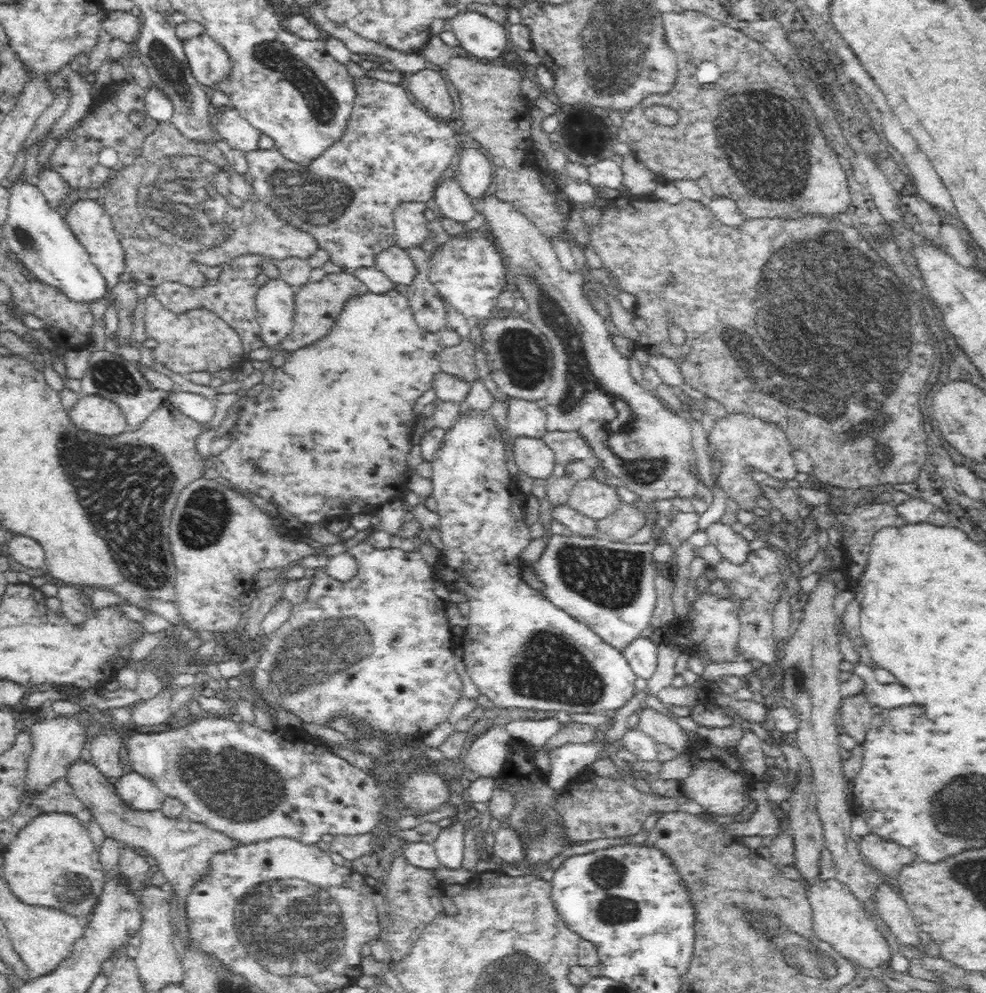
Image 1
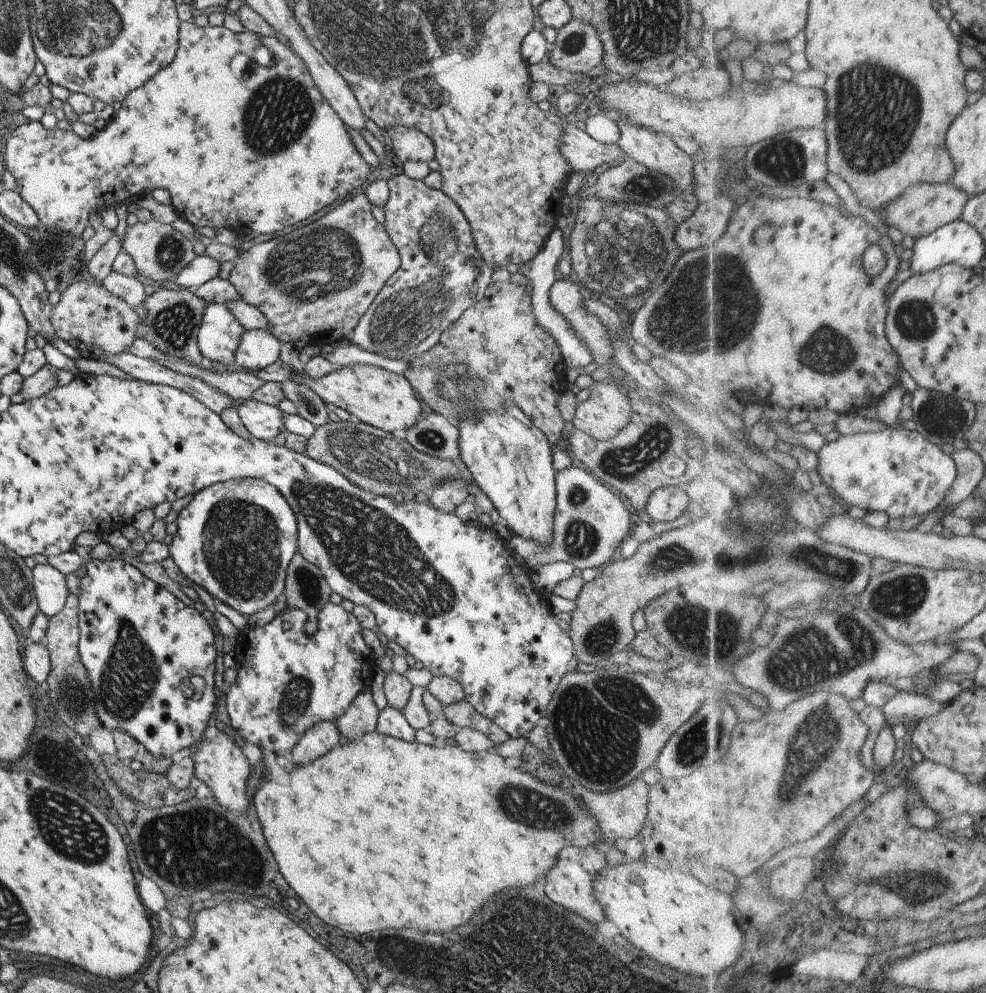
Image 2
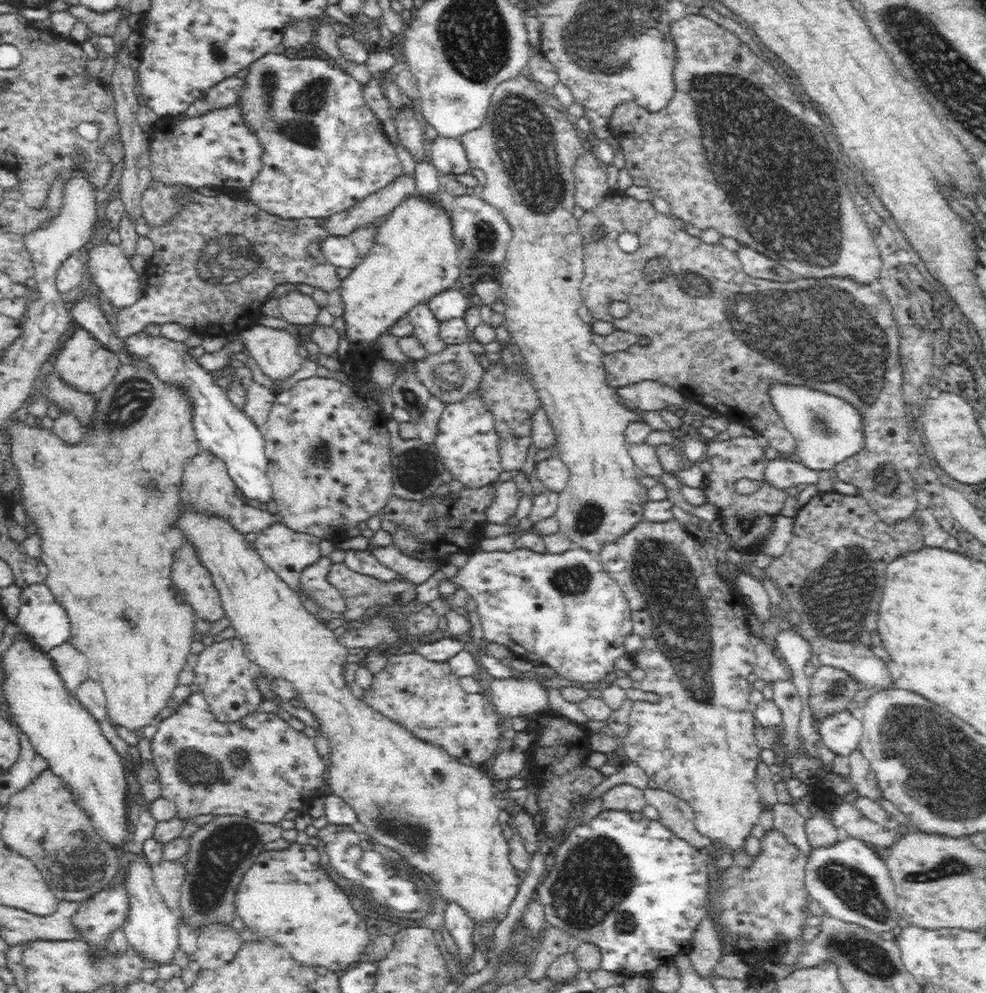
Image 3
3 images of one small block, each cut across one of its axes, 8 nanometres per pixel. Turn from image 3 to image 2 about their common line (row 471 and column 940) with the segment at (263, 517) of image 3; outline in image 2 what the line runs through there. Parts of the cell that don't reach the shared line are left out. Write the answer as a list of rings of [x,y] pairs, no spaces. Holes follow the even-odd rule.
[[[921,183],[909,187],[905,194],[899,196],[897,200],[883,206],[883,212],[885,212],[885,218],[887,218],[889,226],[900,230],[903,235],[907,234],[919,240],[921,236],[929,236],[929,234],[937,232],[939,228],[943,228],[946,224],[961,219],[969,199],[970,196],[967,192],[955,188],[951,183]]]

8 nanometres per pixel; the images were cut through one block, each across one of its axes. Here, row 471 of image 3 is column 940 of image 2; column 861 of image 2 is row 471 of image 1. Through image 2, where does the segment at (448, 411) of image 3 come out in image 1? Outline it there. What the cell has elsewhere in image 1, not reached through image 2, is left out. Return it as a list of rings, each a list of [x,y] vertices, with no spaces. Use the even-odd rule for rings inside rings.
[[[482,411],[462,412],[461,417],[456,424],[445,432],[442,446],[439,448],[435,460],[432,463],[433,475],[433,491],[431,496],[436,500],[436,510],[441,522],[441,543],[443,550],[440,556],[440,566],[438,566],[438,579],[446,586],[448,590],[460,592],[468,598],[470,604],[470,613],[468,614],[468,627],[465,629],[463,639],[460,639],[464,646],[464,666],[466,672],[476,684],[476,688],[480,694],[488,696],[492,700],[492,704],[496,705],[498,711],[504,708],[510,710],[541,710],[541,711],[566,711],[567,713],[596,713],[601,710],[621,709],[624,704],[628,704],[630,698],[634,697],[634,682],[636,682],[636,674],[632,671],[628,660],[624,658],[620,651],[612,647],[610,643],[606,643],[600,635],[596,634],[591,627],[586,626],[583,622],[576,620],[567,611],[556,606],[554,602],[547,599],[546,594],[542,594],[542,590],[532,588],[532,582],[528,582],[528,578],[524,578],[524,570],[520,570],[525,566],[524,549],[532,542],[529,533],[529,526],[524,521],[524,514],[521,511],[522,502],[524,501],[522,492],[518,485],[512,480],[508,473],[505,443],[502,438],[502,432],[495,424],[492,415]]]

